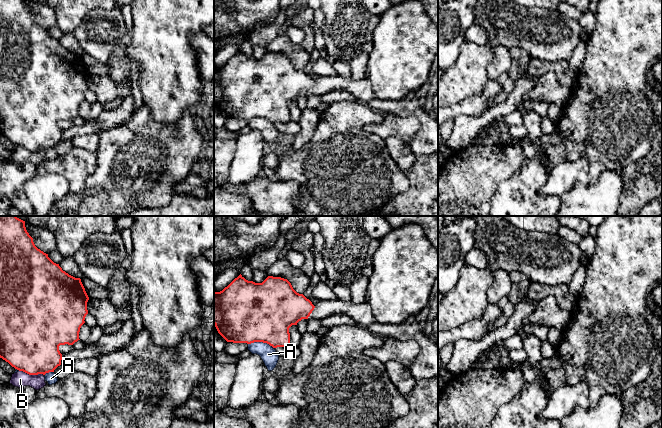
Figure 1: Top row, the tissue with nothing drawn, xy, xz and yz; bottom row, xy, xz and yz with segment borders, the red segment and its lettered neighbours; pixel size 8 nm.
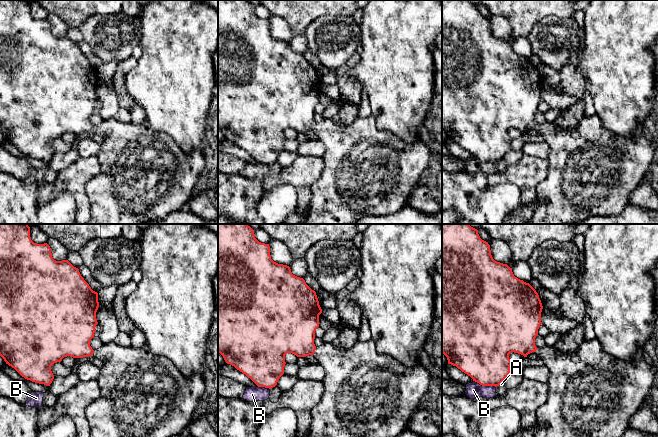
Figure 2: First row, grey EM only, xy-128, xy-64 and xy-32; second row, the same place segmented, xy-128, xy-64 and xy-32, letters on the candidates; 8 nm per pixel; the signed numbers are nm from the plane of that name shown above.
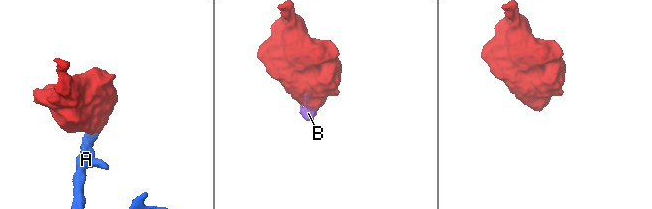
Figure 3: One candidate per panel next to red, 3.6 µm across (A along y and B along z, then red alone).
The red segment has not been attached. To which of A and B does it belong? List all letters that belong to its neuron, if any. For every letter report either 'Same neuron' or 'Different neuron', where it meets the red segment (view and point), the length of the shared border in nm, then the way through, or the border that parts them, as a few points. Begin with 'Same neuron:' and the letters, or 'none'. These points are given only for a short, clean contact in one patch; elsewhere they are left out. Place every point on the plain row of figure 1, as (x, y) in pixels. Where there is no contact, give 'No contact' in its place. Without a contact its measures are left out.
Same neuron: none
A: Different neuron. Touches red at xz (261, 117). Shared border 220 nm
B: Different neuron. Touches red at xy (31, 150). Shared border 220 nm. Boundary: xy (18, 145), (29, 150), (43, 151)

